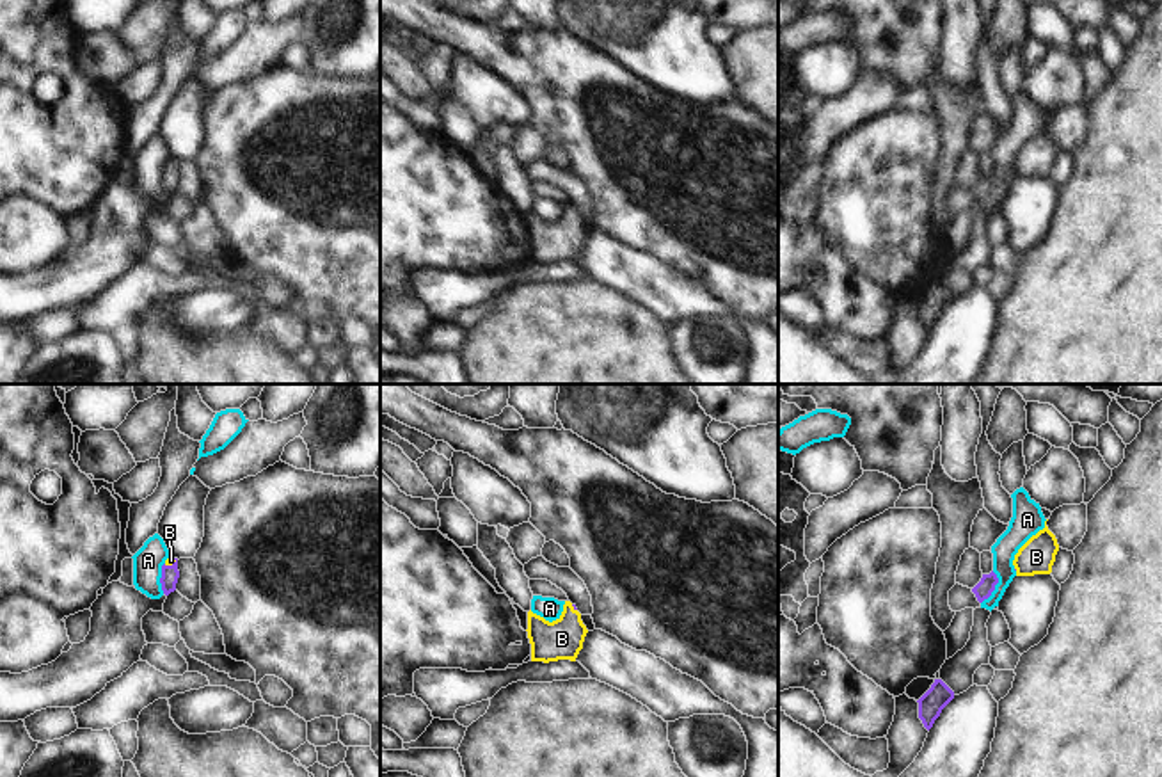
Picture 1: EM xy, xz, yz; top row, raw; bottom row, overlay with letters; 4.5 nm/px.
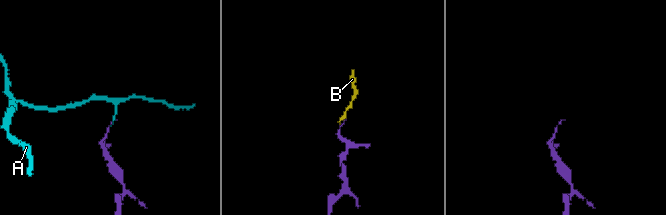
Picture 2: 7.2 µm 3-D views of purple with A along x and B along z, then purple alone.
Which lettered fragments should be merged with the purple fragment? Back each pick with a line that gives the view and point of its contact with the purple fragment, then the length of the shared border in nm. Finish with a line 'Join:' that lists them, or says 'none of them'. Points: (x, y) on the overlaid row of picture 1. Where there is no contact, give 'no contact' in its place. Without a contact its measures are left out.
B: meets purple in xy at (169, 566); contact 70 nm long
Join: B

